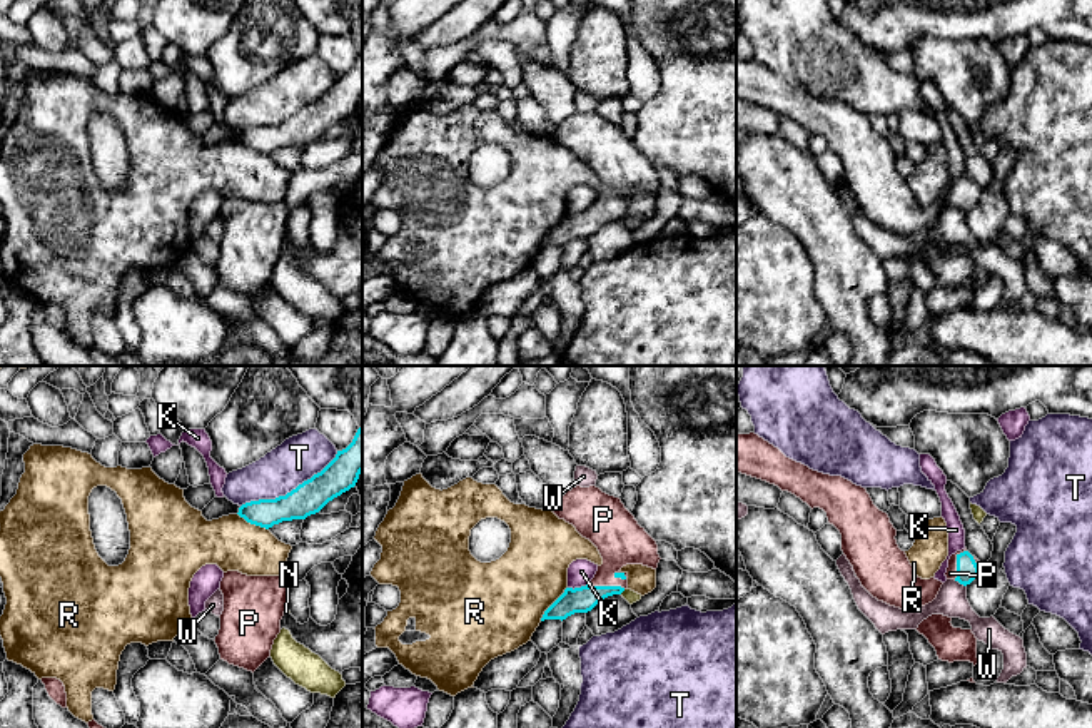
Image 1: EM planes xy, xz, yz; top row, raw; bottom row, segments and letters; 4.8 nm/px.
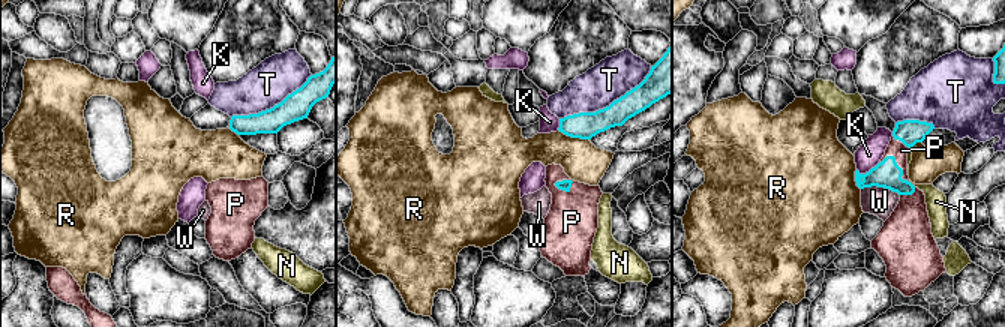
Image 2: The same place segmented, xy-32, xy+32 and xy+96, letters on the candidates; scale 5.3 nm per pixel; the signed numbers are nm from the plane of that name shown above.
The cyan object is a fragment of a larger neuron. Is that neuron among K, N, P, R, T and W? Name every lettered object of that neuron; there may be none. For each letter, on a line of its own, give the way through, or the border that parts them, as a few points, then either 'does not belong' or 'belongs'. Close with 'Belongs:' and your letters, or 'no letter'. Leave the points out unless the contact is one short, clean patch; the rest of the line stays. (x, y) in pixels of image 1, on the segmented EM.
K: does not belong
N: border xz (625, 590), (620, 593); does not belong
P: way xz (580, 600), (606, 586), (608, 571), (620, 540); belongs
R: does not belong
T: does not belong
W: border yz (954, 580), (965, 586); does not belong
Belongs: P

